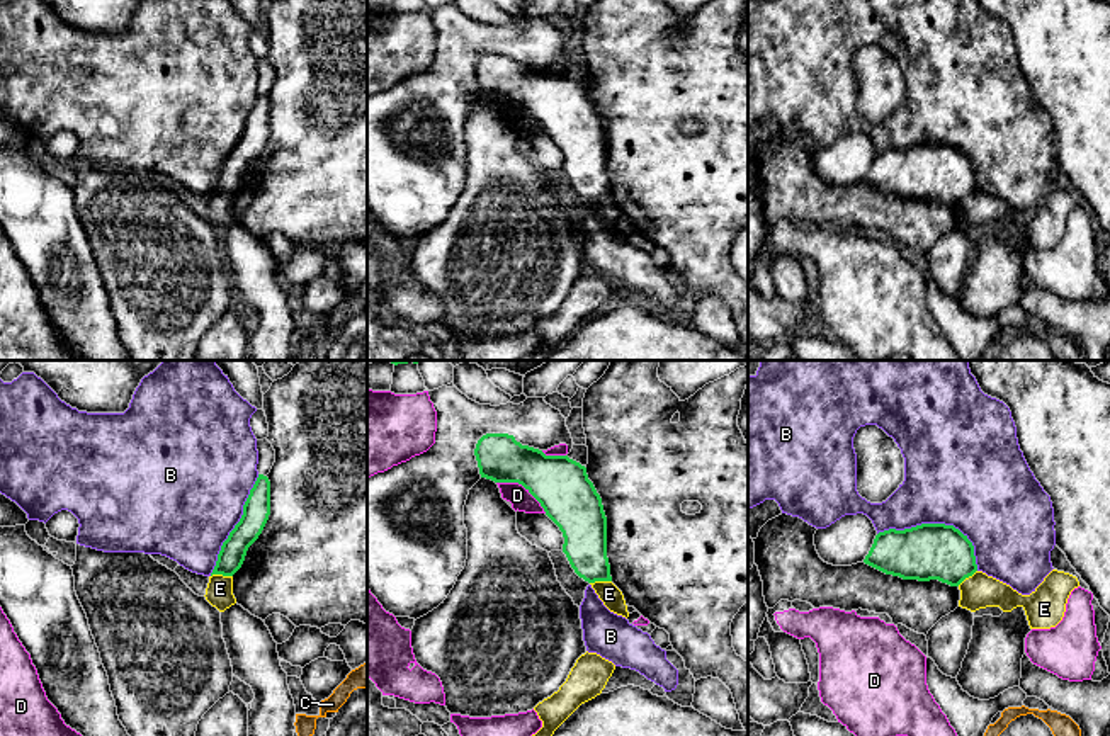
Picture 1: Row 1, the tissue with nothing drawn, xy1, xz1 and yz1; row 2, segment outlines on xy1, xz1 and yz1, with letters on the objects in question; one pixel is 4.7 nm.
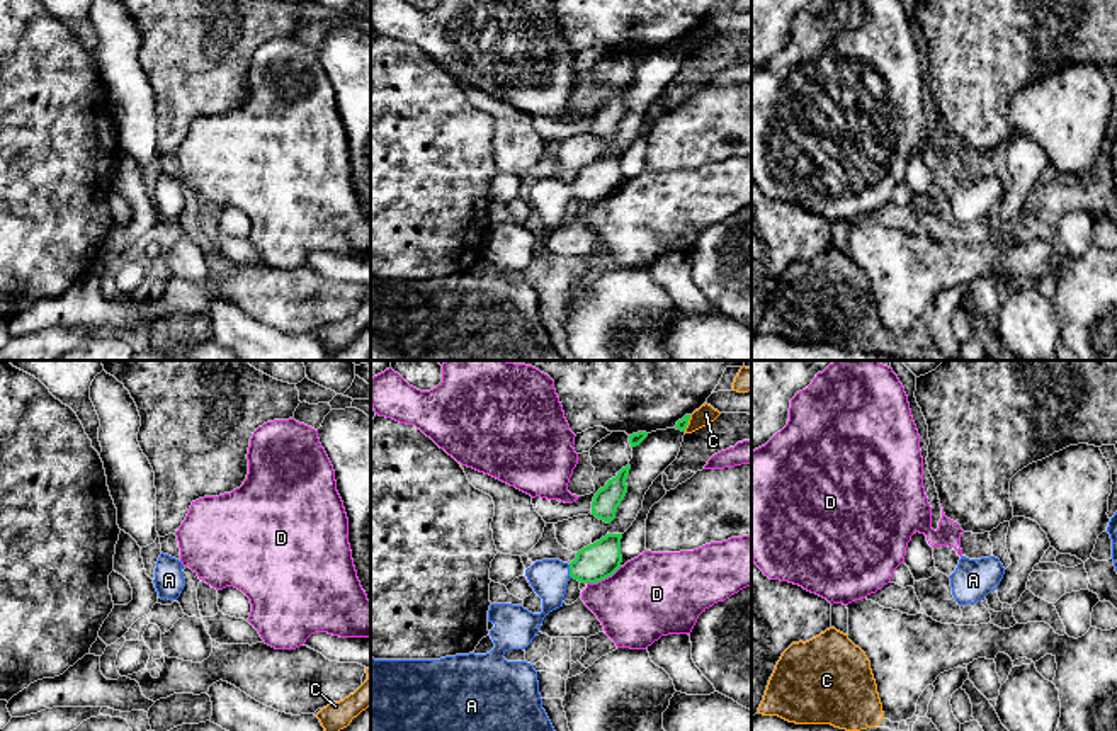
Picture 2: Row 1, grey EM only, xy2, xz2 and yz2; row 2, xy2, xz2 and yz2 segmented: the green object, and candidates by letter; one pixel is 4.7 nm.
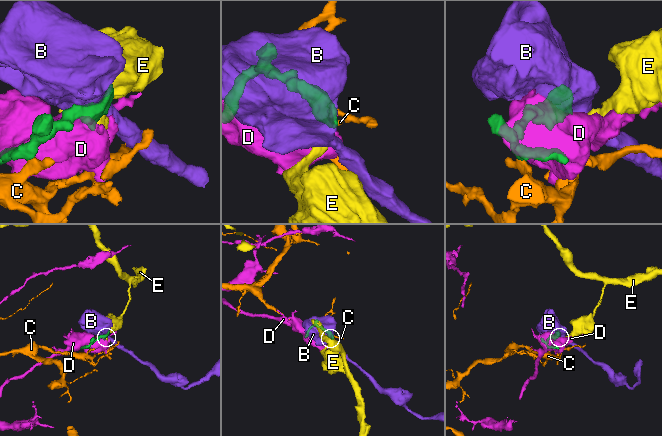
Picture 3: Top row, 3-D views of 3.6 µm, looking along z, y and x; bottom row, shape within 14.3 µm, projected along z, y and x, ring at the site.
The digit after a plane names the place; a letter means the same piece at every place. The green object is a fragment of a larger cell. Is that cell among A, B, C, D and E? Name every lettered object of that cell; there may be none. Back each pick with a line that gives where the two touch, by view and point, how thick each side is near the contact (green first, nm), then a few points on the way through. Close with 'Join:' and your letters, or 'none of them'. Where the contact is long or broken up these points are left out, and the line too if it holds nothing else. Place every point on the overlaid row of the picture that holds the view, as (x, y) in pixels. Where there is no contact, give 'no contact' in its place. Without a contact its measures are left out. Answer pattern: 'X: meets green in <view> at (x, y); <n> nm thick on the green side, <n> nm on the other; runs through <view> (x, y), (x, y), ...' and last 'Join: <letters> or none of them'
A: meets green in xz2 at (570, 572); 180 nm thick on the green side, 180 nm on the other; runs through xz2 (601, 560), (587, 568), (570, 572), (549, 577)
Join: A

